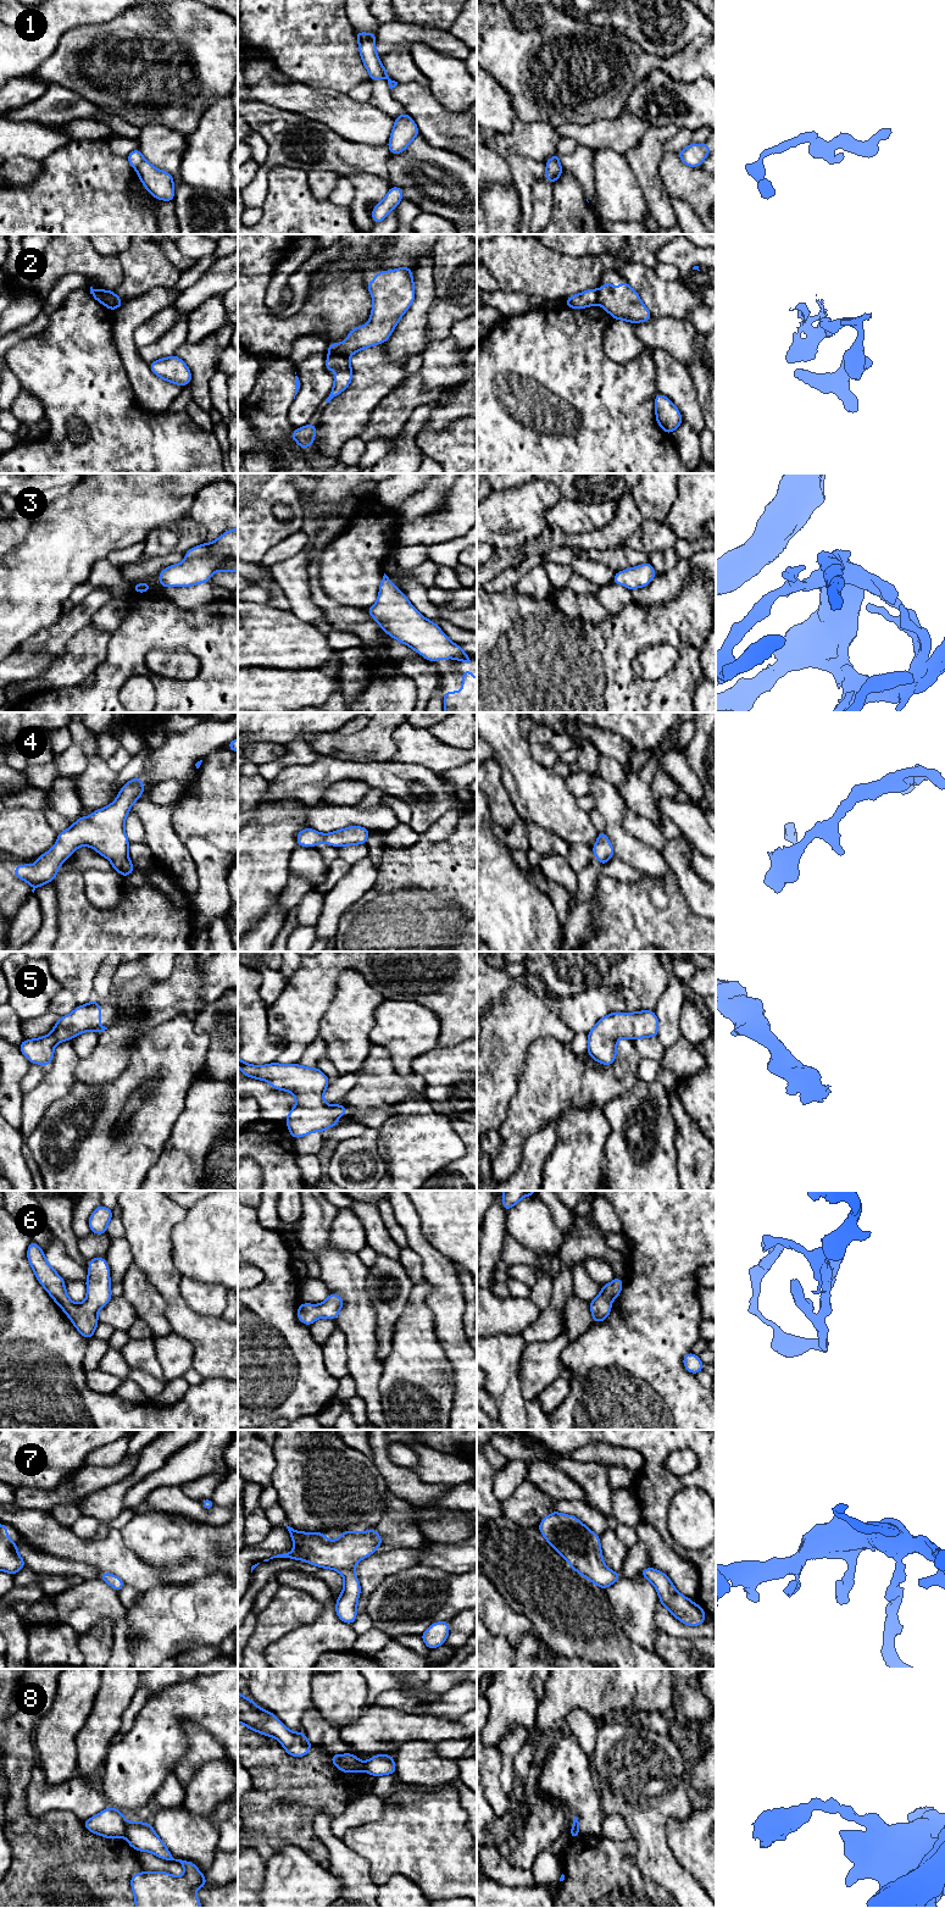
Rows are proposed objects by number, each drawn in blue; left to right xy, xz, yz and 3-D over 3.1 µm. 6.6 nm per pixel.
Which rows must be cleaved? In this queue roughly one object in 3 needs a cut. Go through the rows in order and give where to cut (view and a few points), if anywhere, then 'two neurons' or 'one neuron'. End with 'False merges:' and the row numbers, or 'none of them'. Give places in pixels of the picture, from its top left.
1: cut in xz along (382, 65), (383, 76); two neurons
2: cut in xy along (90, 289), (114, 309); two neurons
3: no cut; one neuron
4: no cut; one neuron
5: no cut; one neuron
6: no cut; one neuron
7: no cut; one neuron
8: cut in xy along (128, 1825), (123, 1836); two neurons
False merges: 1, 2, 8

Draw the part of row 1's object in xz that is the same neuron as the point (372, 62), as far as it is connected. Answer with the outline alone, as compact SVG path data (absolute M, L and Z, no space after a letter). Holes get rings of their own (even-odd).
M356 30L360 56L362 57L362 62L371 76L371 82L380 79L383 77L383 65L376 52L376 35L377 33L362 33L360 30Z

